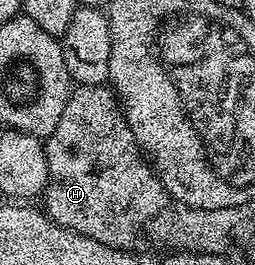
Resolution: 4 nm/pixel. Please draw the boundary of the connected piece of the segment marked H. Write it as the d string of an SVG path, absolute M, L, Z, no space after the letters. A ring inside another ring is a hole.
M77 86L69 92L62 119L44 141L44 150L48 187L42 201L48 204L48 216L64 229L98 239L98 243L124 243L120 241L128 237L136 245L140 213L151 209L160 213L170 205L168 192L130 131L119 98L107 86Z

